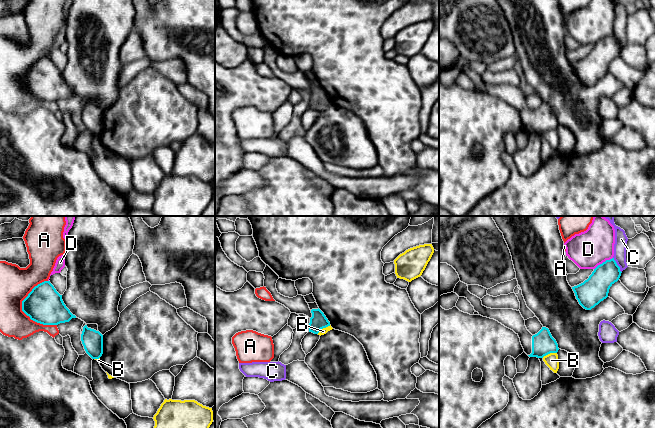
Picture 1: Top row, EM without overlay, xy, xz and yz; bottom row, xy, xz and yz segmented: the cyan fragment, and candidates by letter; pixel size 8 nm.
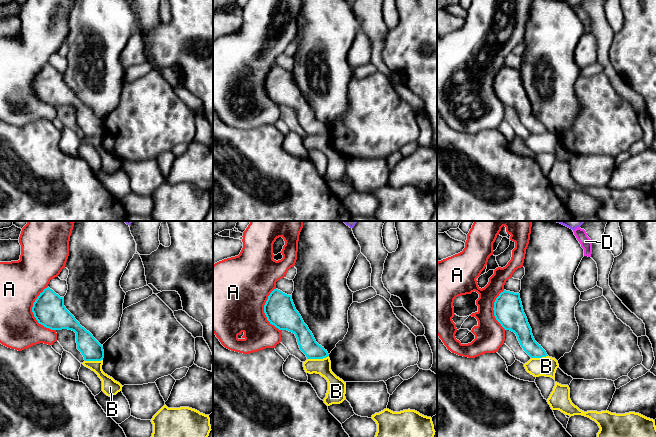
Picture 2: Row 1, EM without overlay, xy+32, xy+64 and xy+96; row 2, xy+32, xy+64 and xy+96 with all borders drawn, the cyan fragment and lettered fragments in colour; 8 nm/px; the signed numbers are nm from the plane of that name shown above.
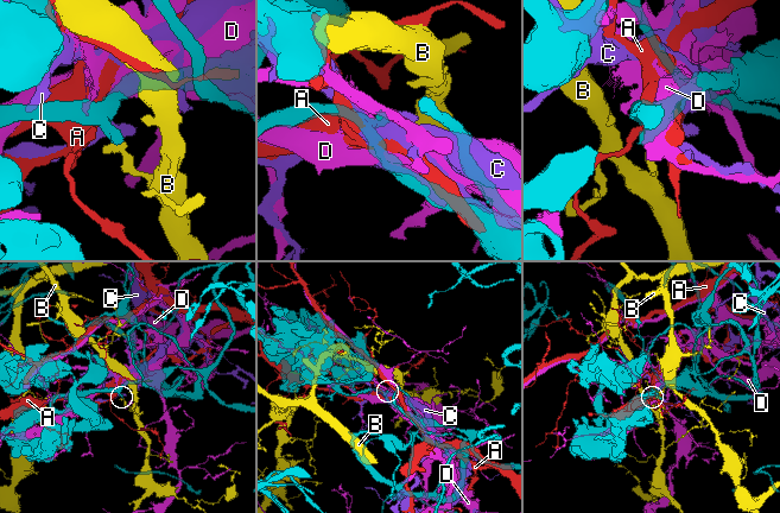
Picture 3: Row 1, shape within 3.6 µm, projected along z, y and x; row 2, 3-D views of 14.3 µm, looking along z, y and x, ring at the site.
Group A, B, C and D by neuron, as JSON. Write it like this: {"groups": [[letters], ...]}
{"groups": [["A"], ["B"], ["C"], ["D"]]}

